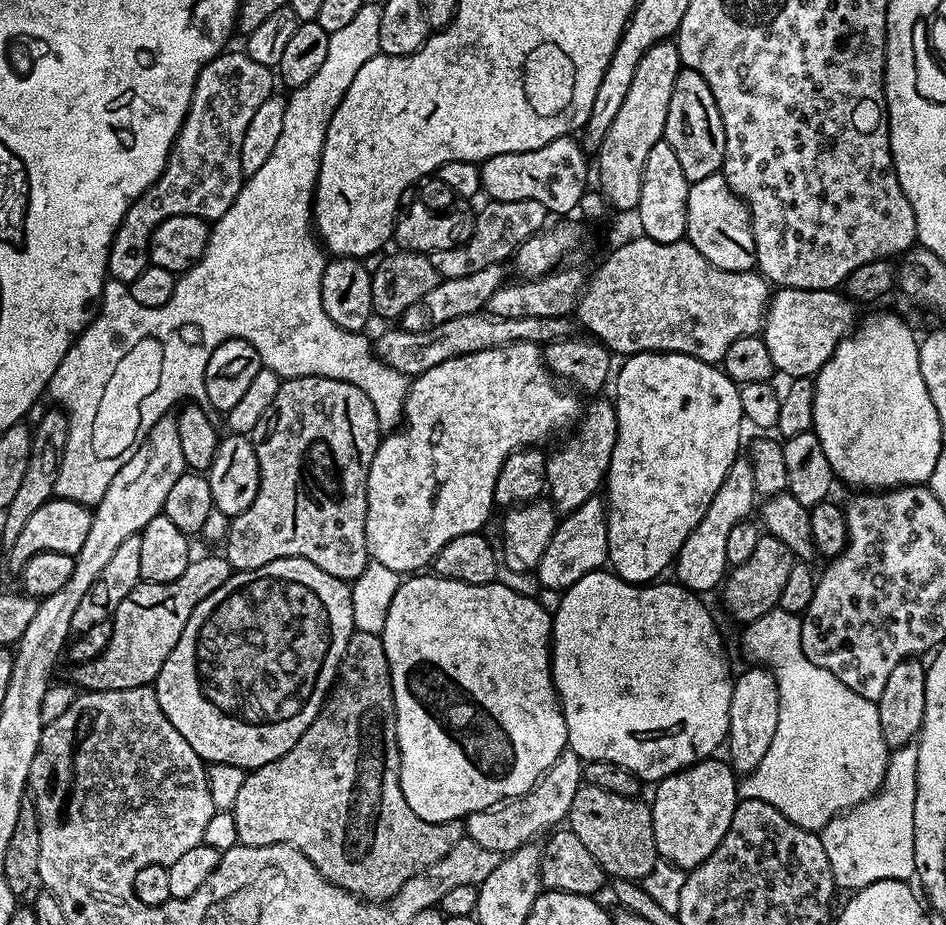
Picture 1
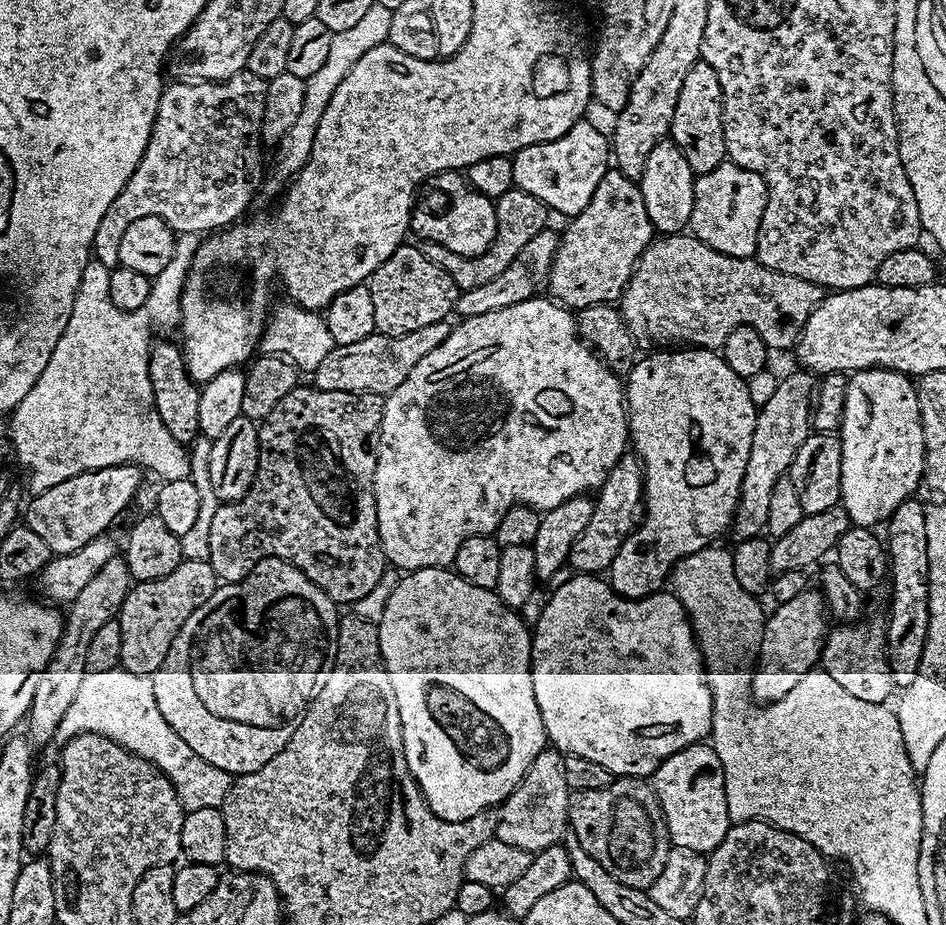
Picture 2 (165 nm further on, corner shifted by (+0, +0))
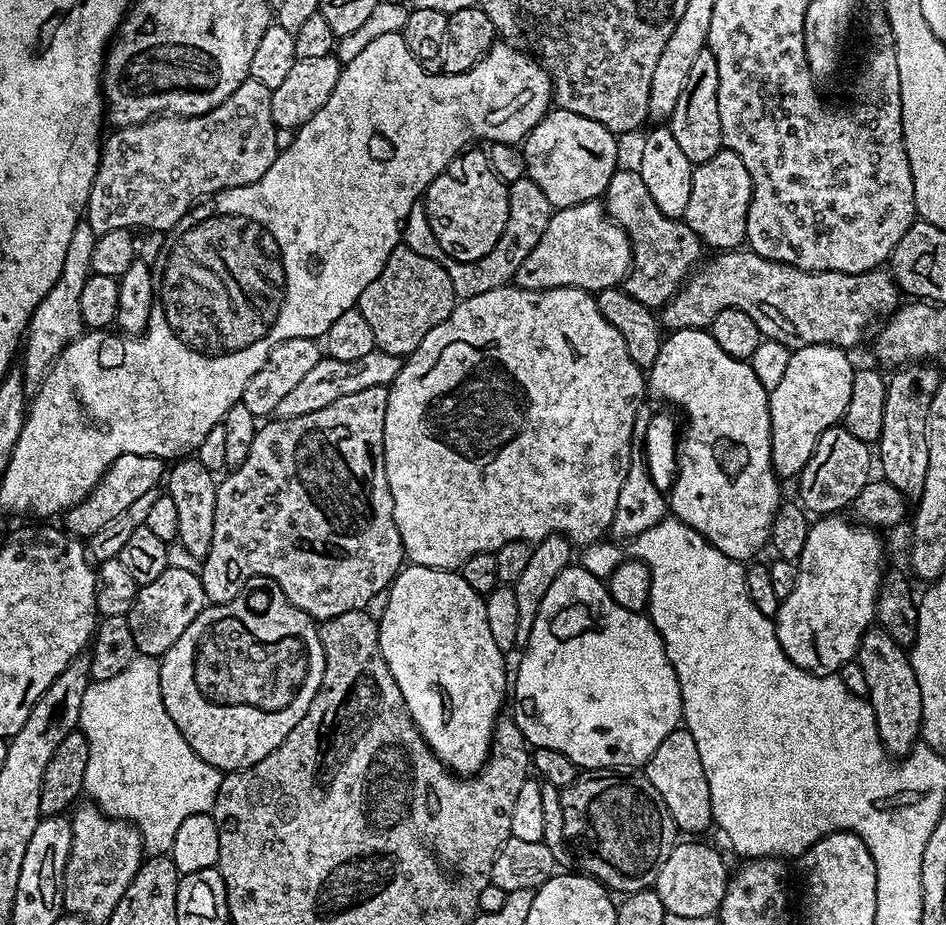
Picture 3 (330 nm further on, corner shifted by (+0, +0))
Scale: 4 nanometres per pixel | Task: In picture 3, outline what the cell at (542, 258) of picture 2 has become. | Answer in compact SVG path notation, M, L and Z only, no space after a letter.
M599 199L587 200L553 211L542 238L538 238L538 246L534 246L530 258L518 266L514 284L539 292L551 288L580 288L595 294L623 285L631 269L632 243L627 230L609 216Z

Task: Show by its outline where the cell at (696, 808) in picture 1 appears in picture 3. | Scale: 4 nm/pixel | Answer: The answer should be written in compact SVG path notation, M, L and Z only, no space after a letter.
M681 726L666 734L662 746L654 750L642 772L654 790L662 794L662 802L666 802L666 810L670 810L670 818L681 833L704 832L713 827L710 786L706 783L706 770L702 770L702 754L698 754L694 734L690 734L687 728Z

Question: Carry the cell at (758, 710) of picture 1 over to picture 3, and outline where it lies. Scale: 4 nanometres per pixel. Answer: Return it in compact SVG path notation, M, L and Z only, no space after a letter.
M824 514L819 517L820 520L811 525L806 538L806 546L802 546L802 554L798 561L800 573L798 574L798 582L794 582L794 590L790 590L790 594L785 600L781 600L780 609L776 611L774 623L776 625L776 633L778 634L778 642L781 650L786 654L786 658L790 658L790 662L794 662L794 666L798 666L804 672L813 672L816 676L831 676L839 673L845 664L853 663L856 659L856 651L862 642L865 632L873 627L876 618L876 599L880 593L880 577L884 564L884 548L880 545L880 540L873 529L853 522L851 519L845 518L840 514Z

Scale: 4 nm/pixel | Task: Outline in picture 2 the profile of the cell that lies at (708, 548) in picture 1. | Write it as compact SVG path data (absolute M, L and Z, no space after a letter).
M795 370L781 379L778 390L770 397L766 406L758 409L754 422L754 438L750 442L750 458L746 458L746 474L742 474L740 497L734 517L734 533L737 541L755 536L764 536L770 497L778 478L791 469L794 454L810 435L814 380L807 371Z

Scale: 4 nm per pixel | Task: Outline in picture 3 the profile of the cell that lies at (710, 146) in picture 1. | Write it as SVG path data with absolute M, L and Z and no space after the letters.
M708 47L702 50L702 54L698 54L690 74L686 74L686 86L678 97L678 106L674 106L672 111L670 127L678 141L678 147L682 149L682 154L686 154L686 158L693 166L714 158L714 154L722 150L722 130L718 122L718 62L714 62L714 54Z

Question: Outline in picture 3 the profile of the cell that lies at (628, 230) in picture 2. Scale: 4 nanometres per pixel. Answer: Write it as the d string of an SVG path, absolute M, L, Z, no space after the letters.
M617 167L615 174L610 178L608 189L604 191L602 203L607 208L609 216L627 230L632 243L632 269L624 279L622 285L624 291L630 294L630 298L638 298L638 302L642 302L647 308L653 310L663 308L701 263L705 255L703 252L706 252L705 245L683 219L667 216L662 214L662 210L658 210L654 198L650 195L650 190L646 190L646 182L642 182L642 174L635 167Z

